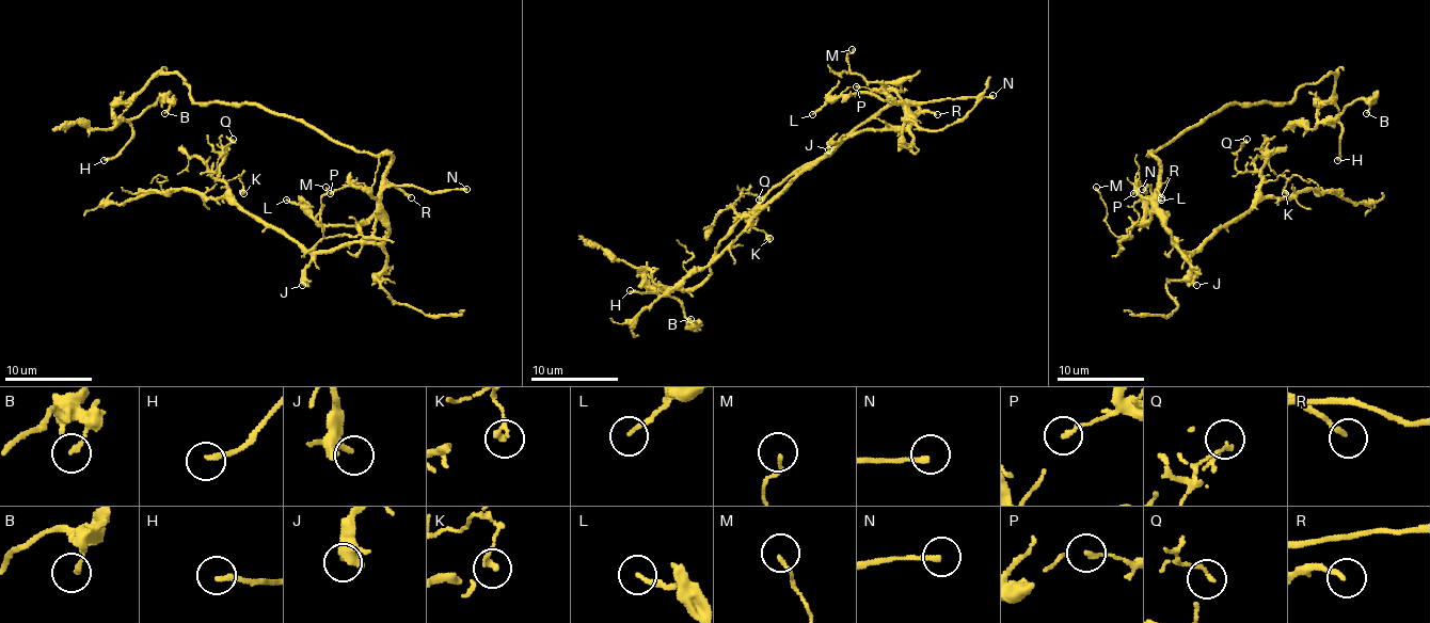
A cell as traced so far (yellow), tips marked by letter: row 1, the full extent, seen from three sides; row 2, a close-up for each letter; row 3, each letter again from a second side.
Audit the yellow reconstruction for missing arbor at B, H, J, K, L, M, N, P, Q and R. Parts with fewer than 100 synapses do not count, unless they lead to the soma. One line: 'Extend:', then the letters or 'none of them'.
Extend: N

